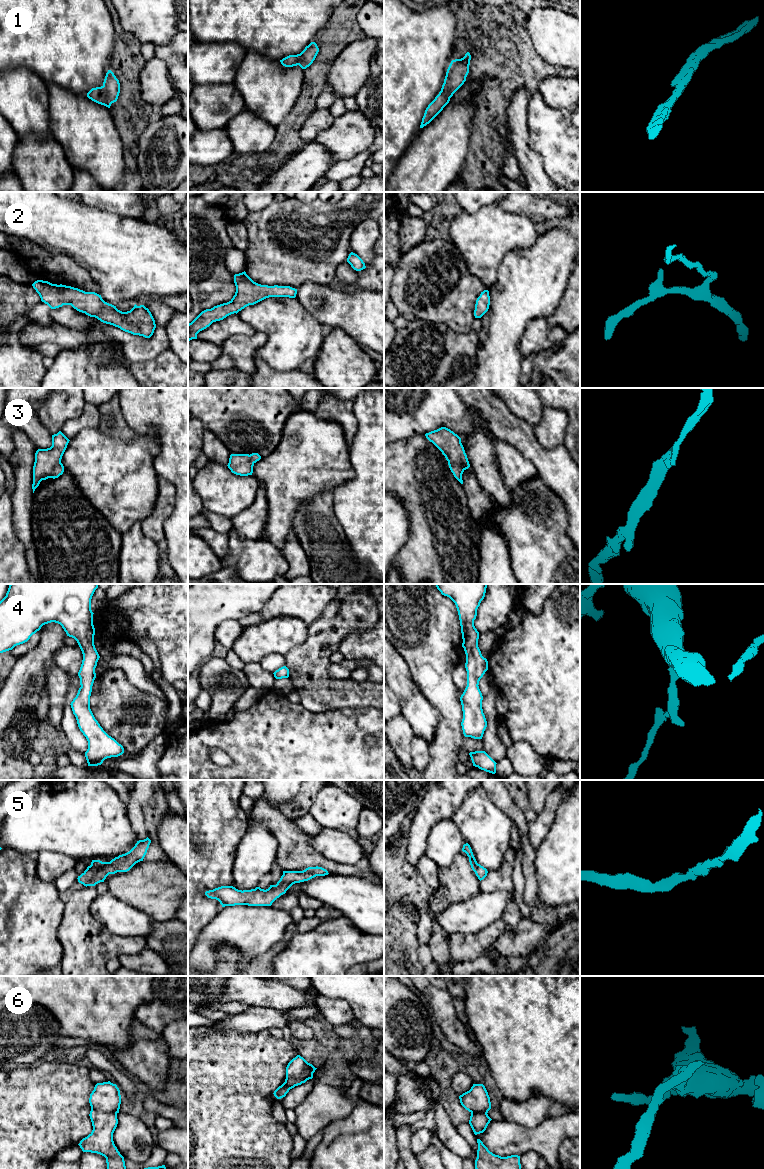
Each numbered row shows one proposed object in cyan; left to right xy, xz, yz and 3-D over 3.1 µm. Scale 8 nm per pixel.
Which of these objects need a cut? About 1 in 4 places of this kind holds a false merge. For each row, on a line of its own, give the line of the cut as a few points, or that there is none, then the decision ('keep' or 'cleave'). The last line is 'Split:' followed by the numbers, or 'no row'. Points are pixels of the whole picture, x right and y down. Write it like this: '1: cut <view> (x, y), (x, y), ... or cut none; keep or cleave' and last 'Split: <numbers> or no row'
1: cut none; keep
2: cut none; keep
3: cut none; keep
4: cut none; keep
5: cut none; keep
6: cut xy (91, 1108), (116, 1113); cleave
Split: 6

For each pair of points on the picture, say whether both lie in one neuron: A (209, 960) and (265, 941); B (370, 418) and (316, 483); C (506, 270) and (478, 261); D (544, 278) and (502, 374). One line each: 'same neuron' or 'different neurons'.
A: same neuron
B: different neurons
C: different neurons
D: same neuron

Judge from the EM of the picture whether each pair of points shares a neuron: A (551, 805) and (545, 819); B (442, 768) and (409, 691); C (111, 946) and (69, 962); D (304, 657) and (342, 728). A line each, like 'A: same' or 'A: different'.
A: same
B: different
C: same
D: different

